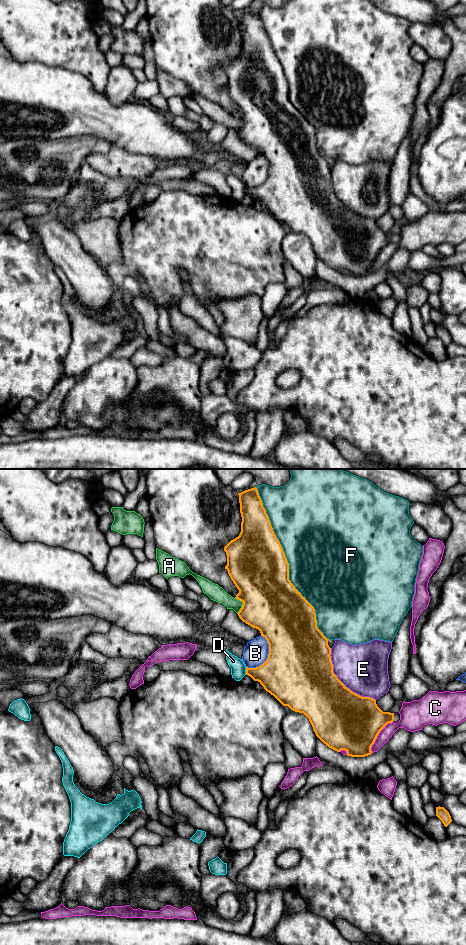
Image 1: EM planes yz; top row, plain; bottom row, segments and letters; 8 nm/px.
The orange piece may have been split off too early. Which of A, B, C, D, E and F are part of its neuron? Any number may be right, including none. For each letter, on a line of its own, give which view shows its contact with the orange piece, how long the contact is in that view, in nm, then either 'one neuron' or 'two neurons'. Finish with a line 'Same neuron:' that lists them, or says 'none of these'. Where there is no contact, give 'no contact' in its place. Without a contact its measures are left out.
A: contact in yz; length 140 nm; two neurons
B: contact in yz; length 300 nm; two neurons
C: contact in yz; length 300 nm; two neurons
D: contact in yz; length 60 nm; two neurons
E: contact in yz; length 550 nm; two neurons
F: contact in yz; length 1350 nm; two neurons
Same neuron: none of these

